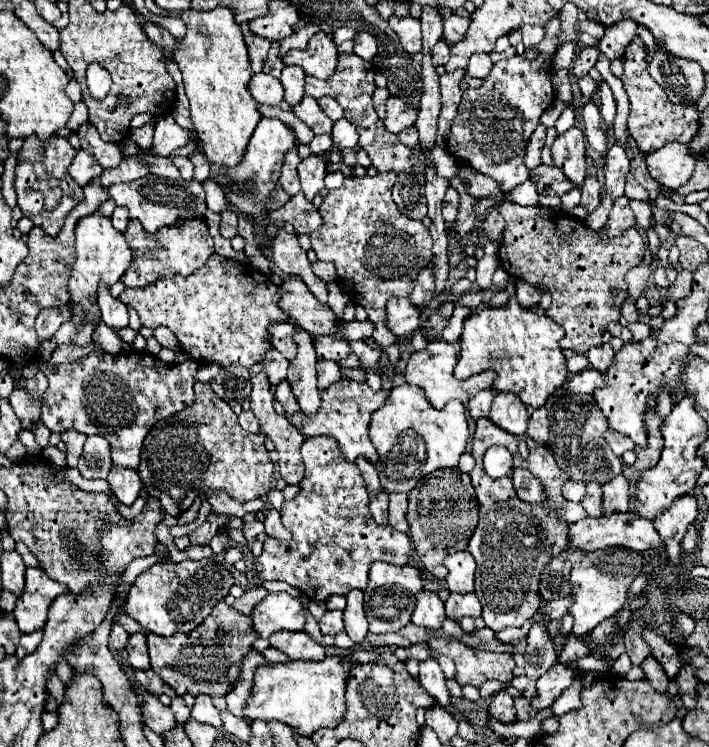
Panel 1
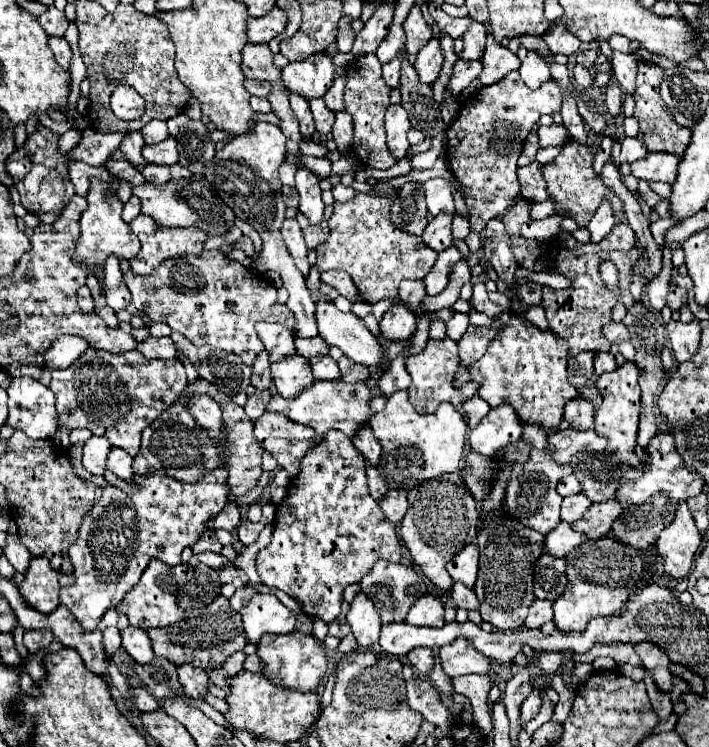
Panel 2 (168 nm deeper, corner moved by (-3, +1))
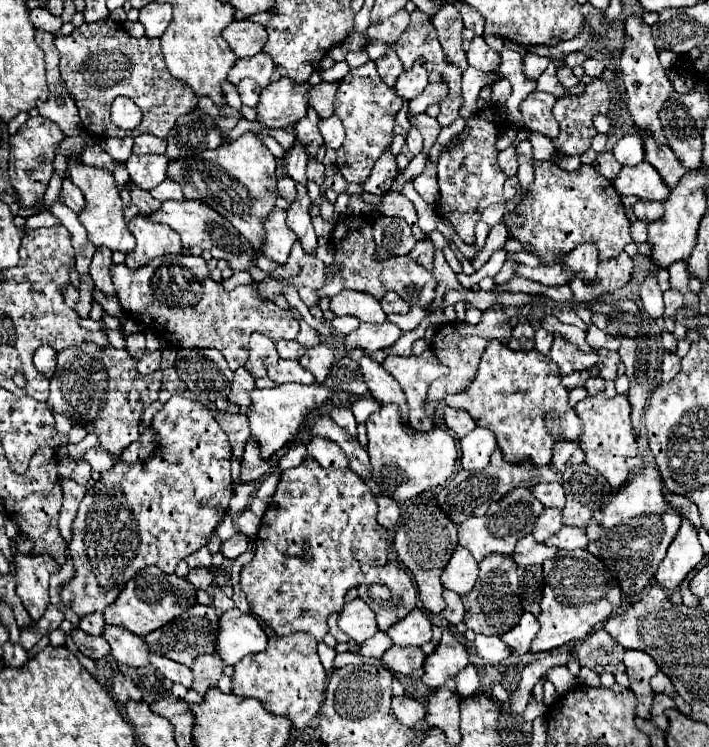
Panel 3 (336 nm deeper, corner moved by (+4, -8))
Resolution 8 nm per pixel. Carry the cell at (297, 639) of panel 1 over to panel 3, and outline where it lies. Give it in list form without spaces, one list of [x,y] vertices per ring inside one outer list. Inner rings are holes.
[[[304,632],[270,638],[264,652],[246,656],[234,664],[232,694],[260,700],[270,714],[286,716],[296,730],[308,728],[320,712],[326,690],[326,672],[316,646],[318,640]]]

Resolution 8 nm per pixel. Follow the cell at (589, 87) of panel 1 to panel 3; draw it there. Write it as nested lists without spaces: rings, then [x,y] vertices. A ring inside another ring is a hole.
[[[560,66],[560,68],[556,70],[556,78],[558,78],[558,82],[560,82],[562,86],[566,86],[566,88],[578,84],[578,78],[572,74],[570,66]]]

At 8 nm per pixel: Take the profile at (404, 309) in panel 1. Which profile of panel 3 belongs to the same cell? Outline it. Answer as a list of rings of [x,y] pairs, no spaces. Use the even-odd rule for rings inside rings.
[[[382,322],[382,324],[360,324],[354,332],[350,332],[344,338],[344,348],[346,350],[364,350],[364,352],[374,352],[380,348],[390,348],[398,338],[400,330],[392,322]]]

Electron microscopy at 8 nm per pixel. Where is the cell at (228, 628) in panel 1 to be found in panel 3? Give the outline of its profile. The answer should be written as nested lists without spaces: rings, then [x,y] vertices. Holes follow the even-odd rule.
[[[196,604],[196,606],[188,608],[186,612],[182,612],[180,616],[176,616],[172,622],[168,622],[168,626],[162,626],[160,630],[154,630],[154,632],[146,634],[144,640],[146,640],[146,644],[148,644],[148,648],[152,652],[164,654],[166,658],[172,658],[174,662],[180,662],[184,666],[192,666],[198,652],[210,652],[210,654],[214,654],[216,626],[218,626],[216,610],[212,606]]]

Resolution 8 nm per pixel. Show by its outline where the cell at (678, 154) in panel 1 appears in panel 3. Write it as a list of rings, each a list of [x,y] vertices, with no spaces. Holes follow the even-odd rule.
[[[644,160],[636,166],[624,166],[620,176],[614,180],[614,186],[620,194],[634,194],[640,200],[658,200],[664,202],[670,194],[670,190],[660,182],[660,176],[652,166]]]

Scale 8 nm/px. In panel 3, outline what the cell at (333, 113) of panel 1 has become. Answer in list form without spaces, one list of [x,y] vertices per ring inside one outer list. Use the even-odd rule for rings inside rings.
[[[320,82],[308,92],[308,104],[318,112],[320,118],[328,118],[334,114],[334,96],[336,96],[336,84]]]

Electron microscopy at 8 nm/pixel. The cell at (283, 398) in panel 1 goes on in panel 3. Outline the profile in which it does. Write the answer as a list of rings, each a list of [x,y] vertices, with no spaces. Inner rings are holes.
[[[280,360],[276,366],[268,368],[268,376],[276,384],[288,384],[288,382],[298,382],[298,384],[314,384],[312,372],[302,368],[294,360]]]

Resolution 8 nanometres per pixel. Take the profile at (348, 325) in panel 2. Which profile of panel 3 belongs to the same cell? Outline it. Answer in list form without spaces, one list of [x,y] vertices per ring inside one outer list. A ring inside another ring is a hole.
[[[346,350],[346,356],[350,356],[352,360],[356,360],[360,364],[360,370],[362,370],[362,376],[368,384],[370,396],[376,398],[376,402],[380,402],[382,406],[390,404],[390,402],[398,404],[402,424],[408,426],[408,404],[406,404],[404,392],[400,390],[398,382],[386,370],[382,370],[382,364],[370,360],[368,354],[364,354],[360,350]]]

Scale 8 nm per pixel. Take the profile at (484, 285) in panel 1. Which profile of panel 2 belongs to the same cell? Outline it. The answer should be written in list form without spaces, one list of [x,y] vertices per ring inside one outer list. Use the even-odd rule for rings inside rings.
[[[483,283],[473,285],[473,309],[479,311],[479,313],[485,313],[489,317],[495,317],[495,315],[499,315],[503,311],[503,307],[491,303]]]

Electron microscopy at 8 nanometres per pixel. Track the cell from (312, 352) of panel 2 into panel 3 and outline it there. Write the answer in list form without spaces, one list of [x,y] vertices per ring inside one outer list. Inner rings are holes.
[[[276,340],[276,350],[286,360],[298,360],[304,354],[304,348],[296,340]]]

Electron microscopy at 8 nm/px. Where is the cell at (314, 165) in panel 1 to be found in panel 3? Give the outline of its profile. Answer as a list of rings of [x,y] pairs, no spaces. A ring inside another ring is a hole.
[[[302,184],[296,186],[298,188],[298,194],[296,194],[296,200],[292,202],[292,206],[288,208],[288,228],[298,236],[298,240],[302,242],[302,248],[304,252],[308,254],[316,254],[316,246],[318,246],[318,238],[314,234],[314,226],[312,226],[312,218],[308,214],[308,208],[310,208],[310,198],[306,194],[306,188]]]

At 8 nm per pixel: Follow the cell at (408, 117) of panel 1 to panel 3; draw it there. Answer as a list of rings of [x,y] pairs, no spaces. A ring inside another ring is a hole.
[[[390,150],[384,152],[382,158],[380,158],[380,160],[376,162],[376,166],[372,168],[368,180],[364,182],[364,186],[362,186],[364,192],[376,194],[376,196],[388,192],[390,186],[392,186],[392,178],[396,176],[396,170],[398,170],[396,158],[390,154]]]

